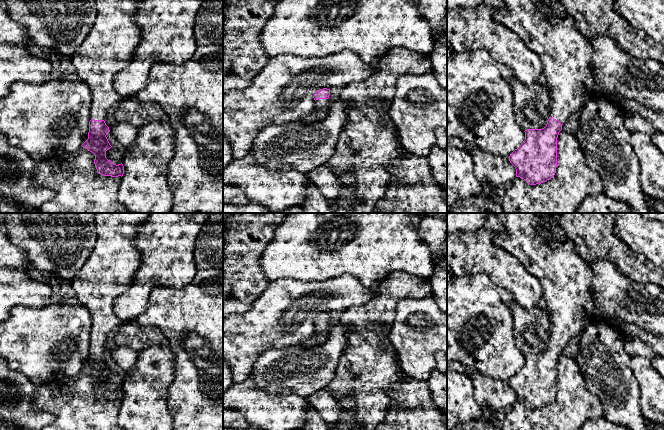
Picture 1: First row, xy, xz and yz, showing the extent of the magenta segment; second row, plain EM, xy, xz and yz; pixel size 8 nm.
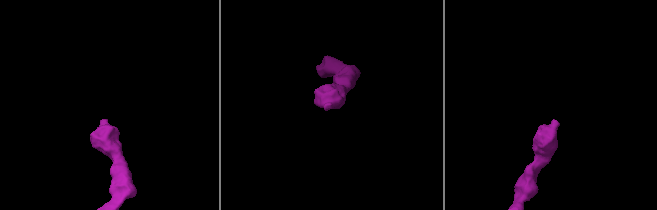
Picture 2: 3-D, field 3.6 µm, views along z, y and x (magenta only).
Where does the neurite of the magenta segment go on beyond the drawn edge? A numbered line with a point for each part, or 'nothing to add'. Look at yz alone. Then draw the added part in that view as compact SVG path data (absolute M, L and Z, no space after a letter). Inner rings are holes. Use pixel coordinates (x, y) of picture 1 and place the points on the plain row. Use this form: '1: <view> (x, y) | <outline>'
1: yz (566, 278) | M496 213L496 215L503 227L499 232L493 232L494 245L515 257L530 274L541 281L543 298L551 317L550 341L563 348L570 338L577 337L594 320L594 303L589 293L593 278L590 264L576 253L571 241L552 242L537 235L538 230L544 225L549 229L553 229L557 225L558 213Z

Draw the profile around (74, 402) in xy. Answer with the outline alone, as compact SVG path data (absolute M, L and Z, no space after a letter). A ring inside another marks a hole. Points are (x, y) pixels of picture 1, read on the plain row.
M82 370L69 379L37 385L34 407L52 413L55 421L42 430L125 430L117 423L121 400L103 400L97 396L95 379Z

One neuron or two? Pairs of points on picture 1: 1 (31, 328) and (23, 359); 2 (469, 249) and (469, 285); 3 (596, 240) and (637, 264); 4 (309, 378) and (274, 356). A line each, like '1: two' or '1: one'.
1: one
2: two
3: one
4: one

